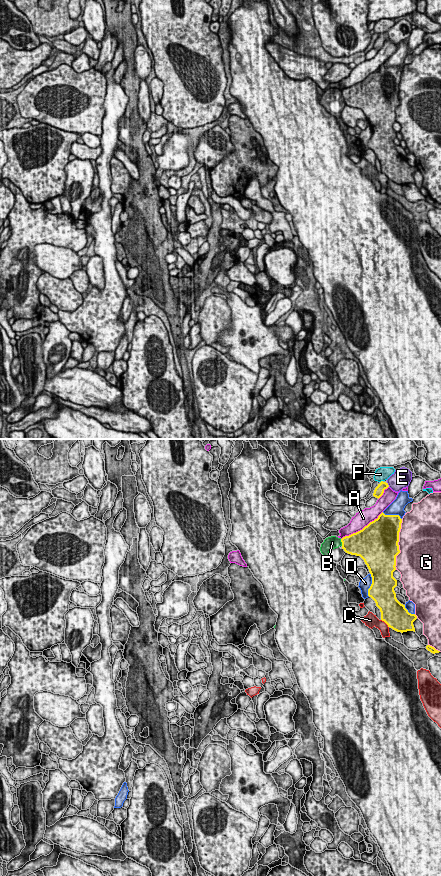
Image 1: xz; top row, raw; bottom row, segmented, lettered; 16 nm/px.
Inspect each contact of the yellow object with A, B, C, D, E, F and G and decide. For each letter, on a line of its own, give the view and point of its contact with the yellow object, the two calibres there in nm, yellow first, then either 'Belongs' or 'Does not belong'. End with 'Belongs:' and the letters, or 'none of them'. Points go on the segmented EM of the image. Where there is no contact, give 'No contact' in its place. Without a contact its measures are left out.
A: Touches yellow at xz (363, 528). Thickness 500 nm (yellow) against 240 nm. Does not belong
B: Touches yellow at xz (341, 541). Thickness 360 nm (yellow) against 200 nm. Does not belong
C: Touches yellow at xz (385, 622). Thickness 400 nm (yellow) against 220 nm. Does not belong
D: Touches yellow at xz (371, 585). Thickness 380 nm (yellow) against 190 nm. Does not belong
E: Touches yellow at xz (387, 484). Thickness 160 nm (yellow) against 300 nm. Does not belong
F: Touches yellow at xz (381, 481). Thickness 160 nm (yellow) against 220 nm. Does not belong
G: Touches yellow at xz (397, 544). Thickness 500 nm (yellow) against 460 nm. Does not belong
Belongs: none of them

